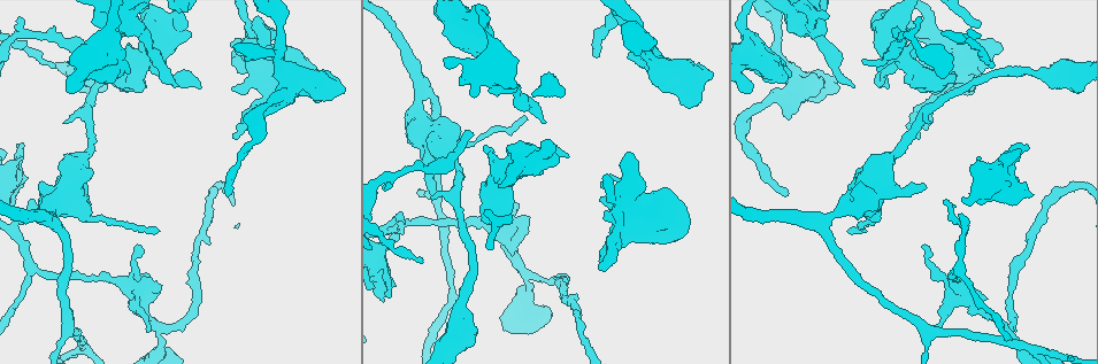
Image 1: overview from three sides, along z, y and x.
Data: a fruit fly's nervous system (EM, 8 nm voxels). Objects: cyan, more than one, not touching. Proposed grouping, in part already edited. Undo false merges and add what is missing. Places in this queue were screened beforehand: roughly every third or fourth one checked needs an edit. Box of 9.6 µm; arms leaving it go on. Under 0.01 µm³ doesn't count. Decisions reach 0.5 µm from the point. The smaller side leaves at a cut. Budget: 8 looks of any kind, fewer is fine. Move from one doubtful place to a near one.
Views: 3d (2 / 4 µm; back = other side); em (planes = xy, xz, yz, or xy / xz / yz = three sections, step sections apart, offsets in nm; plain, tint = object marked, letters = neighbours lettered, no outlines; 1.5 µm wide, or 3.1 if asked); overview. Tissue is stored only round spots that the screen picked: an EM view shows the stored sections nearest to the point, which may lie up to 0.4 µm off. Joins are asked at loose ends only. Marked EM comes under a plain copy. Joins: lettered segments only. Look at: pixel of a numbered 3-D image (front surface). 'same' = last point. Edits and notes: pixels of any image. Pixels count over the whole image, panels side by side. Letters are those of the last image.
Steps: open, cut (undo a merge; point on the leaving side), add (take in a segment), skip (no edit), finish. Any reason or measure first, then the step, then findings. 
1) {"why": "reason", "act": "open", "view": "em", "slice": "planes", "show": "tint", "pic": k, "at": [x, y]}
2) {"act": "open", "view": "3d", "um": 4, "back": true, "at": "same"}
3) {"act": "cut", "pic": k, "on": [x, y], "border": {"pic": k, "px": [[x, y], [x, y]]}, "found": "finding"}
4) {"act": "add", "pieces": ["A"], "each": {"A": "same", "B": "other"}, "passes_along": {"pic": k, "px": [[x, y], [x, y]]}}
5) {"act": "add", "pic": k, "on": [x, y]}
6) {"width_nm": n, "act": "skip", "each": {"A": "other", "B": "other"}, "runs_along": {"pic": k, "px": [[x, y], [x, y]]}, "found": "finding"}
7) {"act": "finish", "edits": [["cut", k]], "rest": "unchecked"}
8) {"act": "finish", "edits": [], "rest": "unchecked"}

{"why": "branch stops here", "act": "open", "view": "em", "slice": "planes", "show": "letters", "pic": 1, "at": [928, 122]}

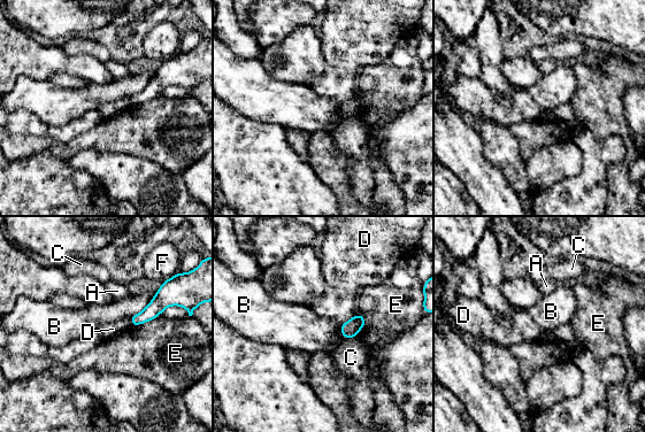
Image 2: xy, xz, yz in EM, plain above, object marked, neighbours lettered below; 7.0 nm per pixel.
{"act": "skip", "each": {"A": "other", "B": "other", "C": "other", "D": "other", "E": "other", "F": "other"}, "border": {"pic": 2, "px": [[160, 314], [131, 326]]}, "found": "none of them fits"}

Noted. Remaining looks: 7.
{"why": "branch stops here", "act": "open", "view": "em", "slice": "xy", "step": 8, "show": "tint", "pic": 1, "at": [176, 86]}

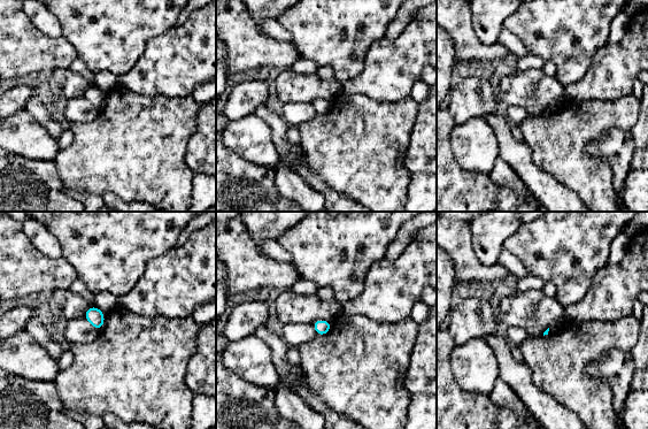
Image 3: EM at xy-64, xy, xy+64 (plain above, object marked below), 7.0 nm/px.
{"act": "open", "view": "em", "slice": "planes", "show": "letters", "at": "same"}

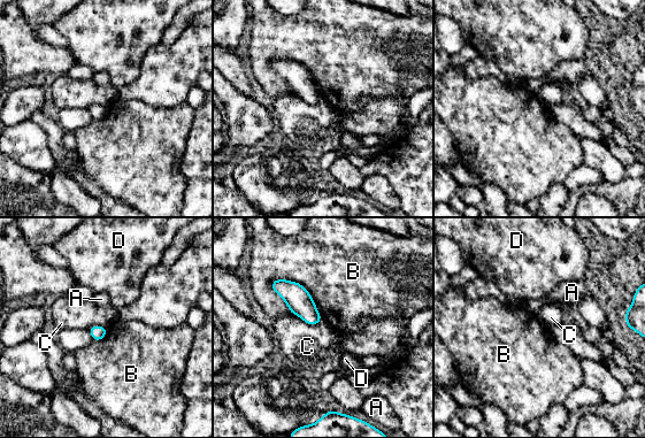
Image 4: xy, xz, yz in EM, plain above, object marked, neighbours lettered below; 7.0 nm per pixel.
{"act": "skip", "each": {"A": "other", "B": "other", "C": "other", "D": "other"}, "border": {"pic": 4, "px": [[269, 283], [300, 283], [322, 320]]}, "found": "none of them fits"}

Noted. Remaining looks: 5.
{"act": "open", "view": "em", "slice": "xy", "step": 4, "show": "tint", "pic": 1, "at": [989, 66]}

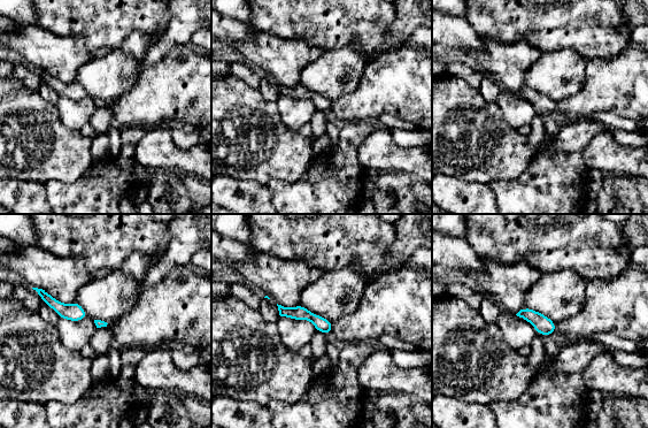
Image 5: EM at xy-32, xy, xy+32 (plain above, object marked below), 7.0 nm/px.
{"act": "open", "view": "em", "slice": "planes", "show": "letters", "at": "same"}

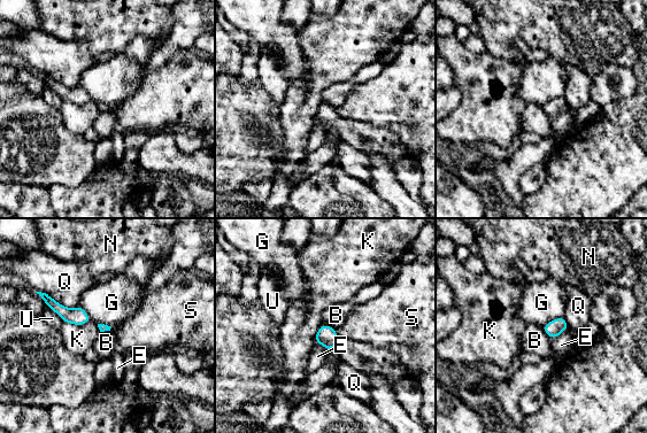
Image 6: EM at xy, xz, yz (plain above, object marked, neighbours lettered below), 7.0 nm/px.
{"longest_contact_nm": ["Q", 320], "act": "skip", "each": {"B": "other", "E": "other", "G": "other", "K": "other", "N": "other", "Q": "other", "S": "other", "U": "other"}, "border": {"pic": 6, "px": [[322, 323], [334, 329]]}, "found": "none of them fits"}

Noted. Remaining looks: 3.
{"act": "finish", "edits": [], "rest": "unchecked"}

